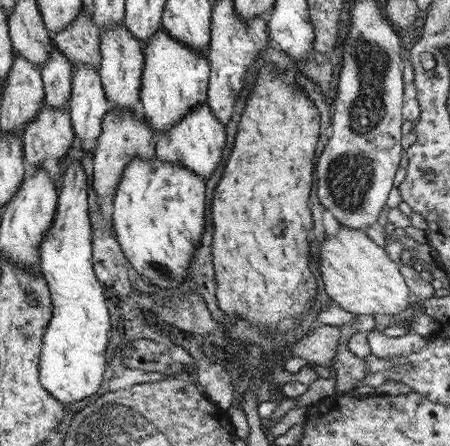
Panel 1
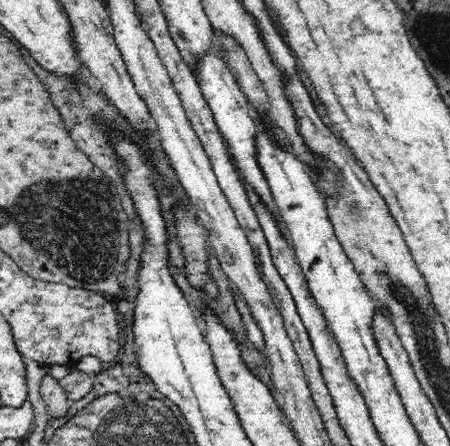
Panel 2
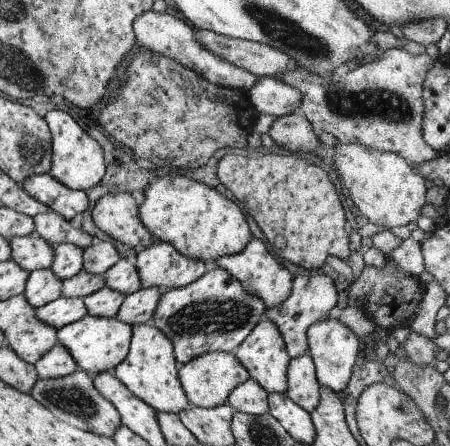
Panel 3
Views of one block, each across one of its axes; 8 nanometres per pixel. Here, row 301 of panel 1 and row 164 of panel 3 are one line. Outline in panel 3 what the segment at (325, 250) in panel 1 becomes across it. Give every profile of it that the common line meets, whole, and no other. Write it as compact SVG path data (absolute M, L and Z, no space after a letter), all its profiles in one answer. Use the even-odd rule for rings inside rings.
M335 144L333 146L333 166L335 174L341 178L349 192L349 204L359 210L369 222L385 228L405 226L407 222L417 222L417 210L427 202L425 178L411 170L405 158L361 144Z

